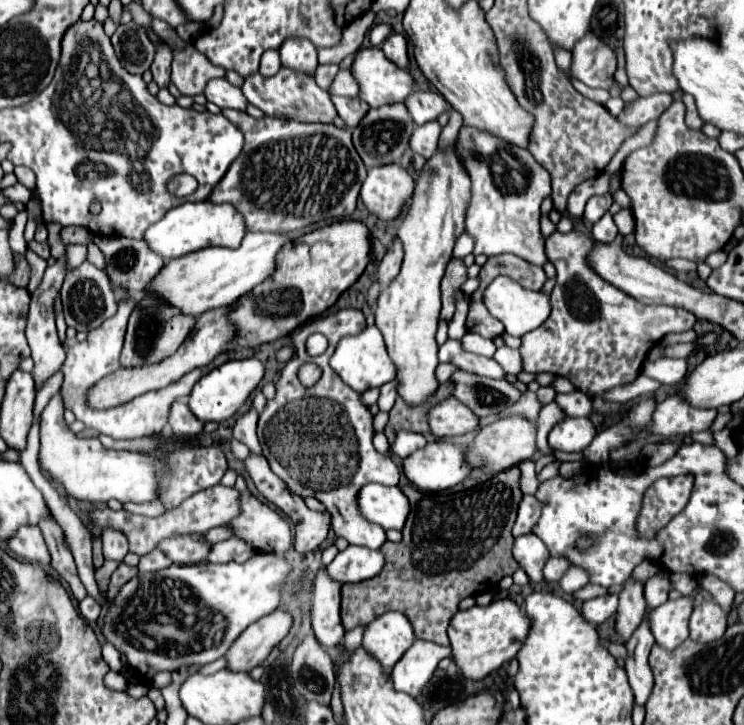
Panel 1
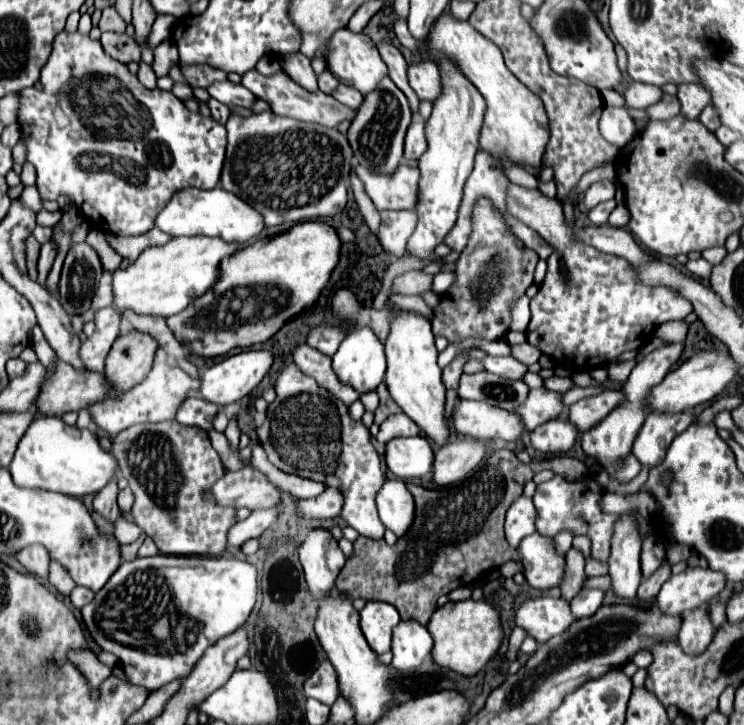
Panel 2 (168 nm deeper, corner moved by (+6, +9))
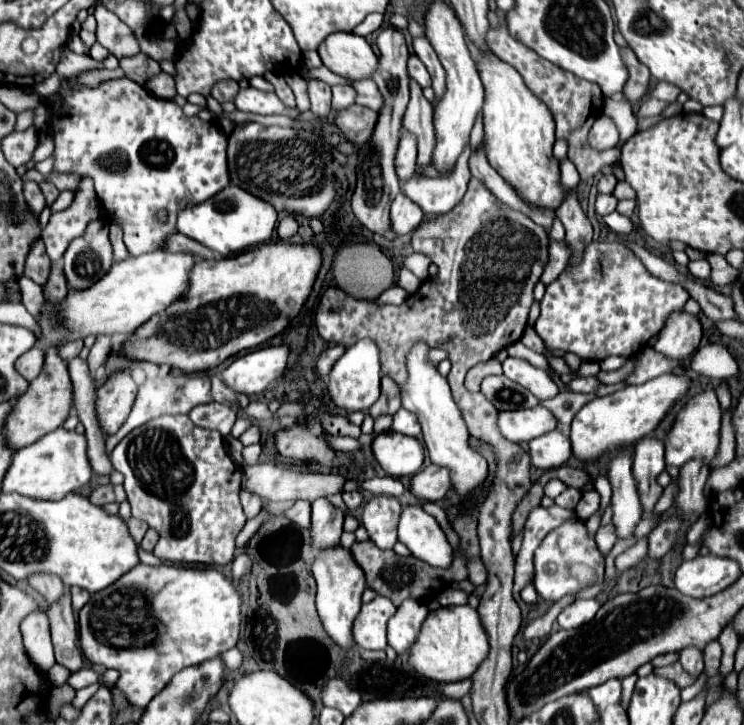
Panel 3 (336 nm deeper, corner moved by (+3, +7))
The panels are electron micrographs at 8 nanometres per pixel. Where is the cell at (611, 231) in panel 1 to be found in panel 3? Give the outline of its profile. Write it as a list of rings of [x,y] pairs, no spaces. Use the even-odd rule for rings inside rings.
[[[597,195],[597,201],[595,201],[595,211],[599,215],[609,215],[613,213],[617,207],[617,197],[613,195]]]

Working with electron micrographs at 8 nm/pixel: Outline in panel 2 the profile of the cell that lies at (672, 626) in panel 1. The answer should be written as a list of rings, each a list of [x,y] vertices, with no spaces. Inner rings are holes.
[[[688,567],[682,573],[672,575],[660,589],[656,603],[662,613],[682,615],[684,611],[696,609],[716,595],[720,595],[726,587],[726,575],[722,571],[714,571],[710,567]]]

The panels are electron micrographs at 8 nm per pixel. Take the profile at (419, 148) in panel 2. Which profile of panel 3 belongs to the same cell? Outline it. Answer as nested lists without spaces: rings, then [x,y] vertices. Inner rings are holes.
[[[401,131],[401,141],[399,141],[397,157],[395,157],[395,169],[401,181],[415,175],[415,163],[417,163],[415,135],[411,135],[409,131]]]

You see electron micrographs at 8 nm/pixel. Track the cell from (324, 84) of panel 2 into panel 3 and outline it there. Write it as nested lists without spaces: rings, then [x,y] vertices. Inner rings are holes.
[[[333,85],[333,109],[345,109],[353,105],[355,101],[355,91],[351,85]]]

